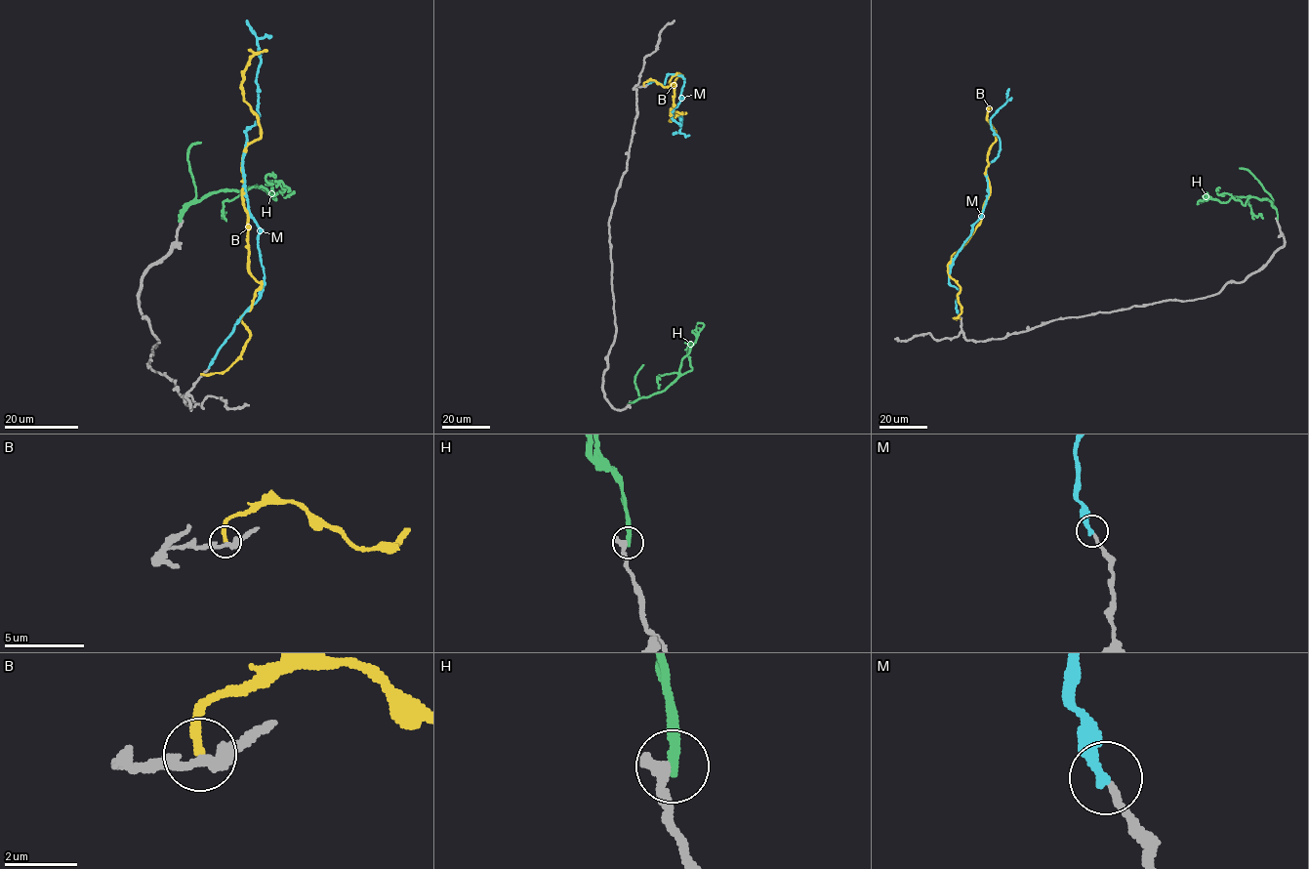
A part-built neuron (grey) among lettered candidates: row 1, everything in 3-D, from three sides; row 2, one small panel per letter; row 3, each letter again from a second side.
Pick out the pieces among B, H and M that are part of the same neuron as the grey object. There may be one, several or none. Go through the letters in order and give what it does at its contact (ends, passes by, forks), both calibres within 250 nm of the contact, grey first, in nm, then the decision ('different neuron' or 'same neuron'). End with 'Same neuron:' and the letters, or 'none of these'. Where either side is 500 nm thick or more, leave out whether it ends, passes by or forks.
B: it ends there; 280 nm thick on the grey side, 200 nm on the other; different neuron
H: it ends there; 440 nm thick on the grey side, 400 nm on the other; different neuron
M: it ends there; 220 nm thick on the grey side, 280 nm on the other; same neuron
Same neuron: M

